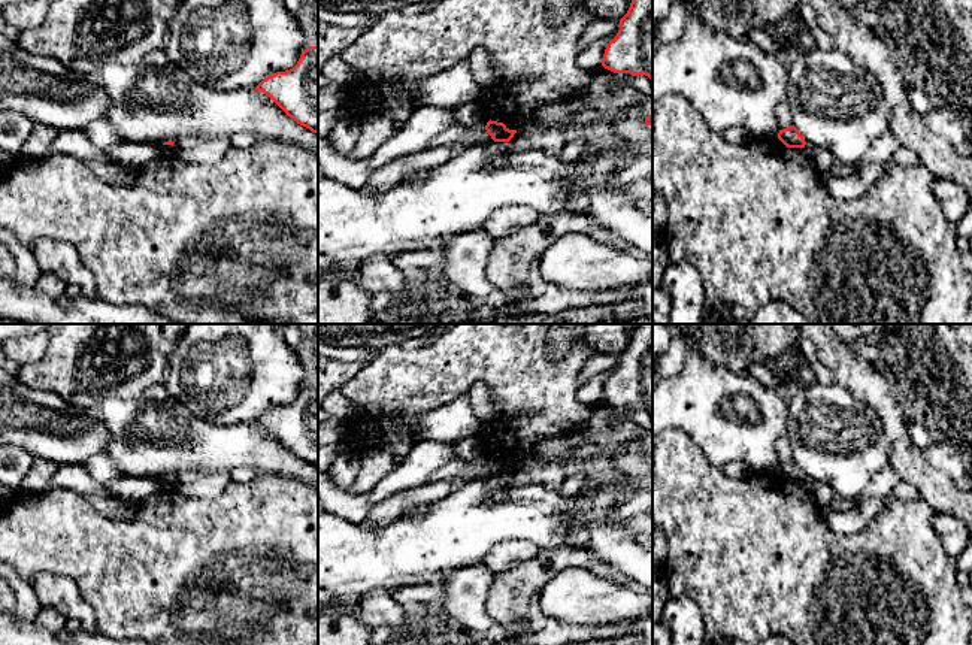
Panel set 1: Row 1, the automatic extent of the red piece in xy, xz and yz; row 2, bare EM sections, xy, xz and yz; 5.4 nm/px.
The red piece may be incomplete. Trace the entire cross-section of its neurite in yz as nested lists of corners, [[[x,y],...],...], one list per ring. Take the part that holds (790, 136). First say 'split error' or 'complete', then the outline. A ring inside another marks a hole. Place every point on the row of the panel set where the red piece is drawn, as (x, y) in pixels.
complete | [[[794,125],[779,130],[778,139],[787,148],[805,148],[805,145],[806,145],[803,136],[799,133],[799,130]]]

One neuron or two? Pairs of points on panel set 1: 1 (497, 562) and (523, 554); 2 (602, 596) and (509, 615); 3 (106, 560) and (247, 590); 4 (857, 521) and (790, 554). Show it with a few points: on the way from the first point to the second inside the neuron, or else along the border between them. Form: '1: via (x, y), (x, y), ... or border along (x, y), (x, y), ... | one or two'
1: via (503, 557), (506, 554), (517, 554) | one
2: border along (566, 569), (556, 574), (539, 591) | two
3: via (141, 571), (212, 571) | one
4: border along (823, 512), (842, 533), (869, 520) | two

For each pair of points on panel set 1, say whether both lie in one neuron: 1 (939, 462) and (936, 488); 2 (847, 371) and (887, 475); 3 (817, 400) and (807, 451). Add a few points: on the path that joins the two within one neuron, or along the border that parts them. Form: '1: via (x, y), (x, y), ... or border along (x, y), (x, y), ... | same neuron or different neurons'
1: border along (923, 451), (923, 459), (930, 466), (954, 481) | different neurons
2: border along (889, 465), (902, 478) | different neurons
3: via (817, 412), (817, 439) | same neuron

